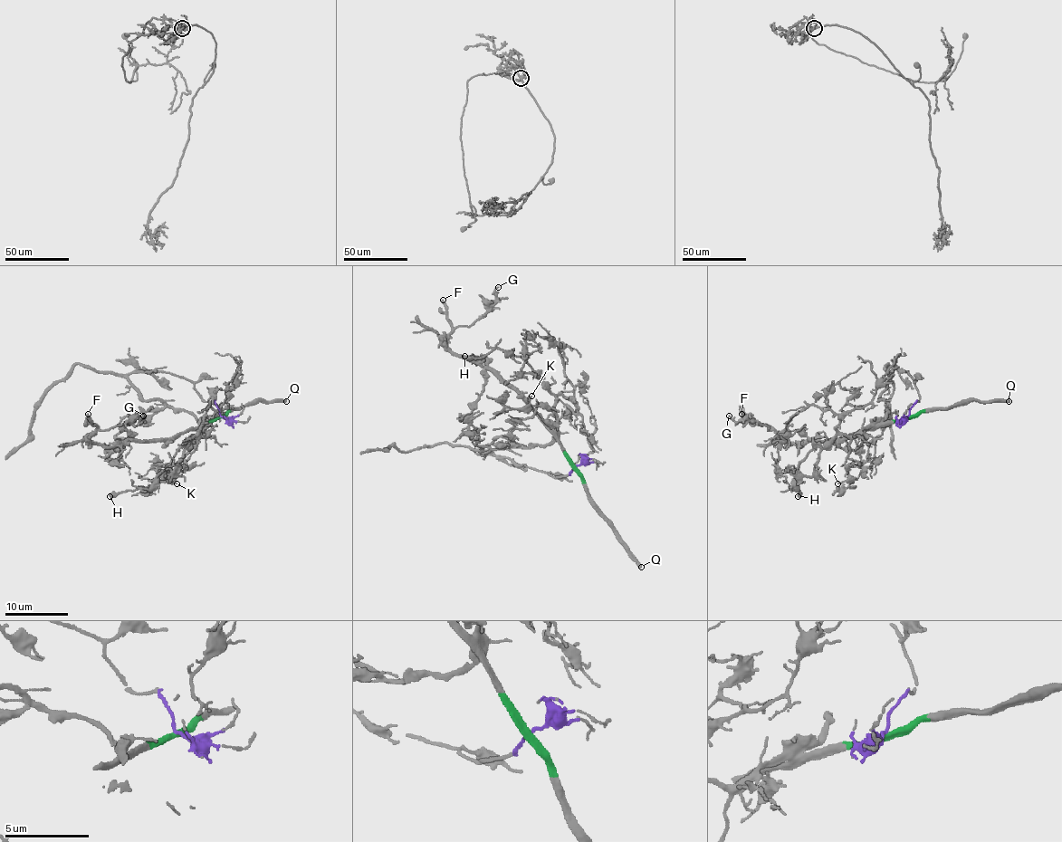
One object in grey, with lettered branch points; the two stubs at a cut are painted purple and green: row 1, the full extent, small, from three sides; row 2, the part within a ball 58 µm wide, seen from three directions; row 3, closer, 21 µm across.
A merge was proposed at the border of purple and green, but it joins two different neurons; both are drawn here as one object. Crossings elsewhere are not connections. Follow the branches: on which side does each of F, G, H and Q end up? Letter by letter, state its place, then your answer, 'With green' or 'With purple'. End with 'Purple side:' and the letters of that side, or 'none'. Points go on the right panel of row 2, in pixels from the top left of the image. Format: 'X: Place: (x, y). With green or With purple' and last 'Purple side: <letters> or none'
F: Place: (741, 414). With green
G: Place: (729, 416). With green
H: Place: (798, 496). With purple
Q: Place: (1009, 401). With green
Purple side: H

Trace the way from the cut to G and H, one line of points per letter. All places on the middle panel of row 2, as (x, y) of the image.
G: (576, 466), (557, 434), (519, 395), (447, 346), (445, 339), (459, 326), (473, 324), (495, 299), (499, 286)
H: (576, 466), (558, 478), (483, 448), (499, 437), (547, 444), (555, 397), (522, 357), (464, 356)

